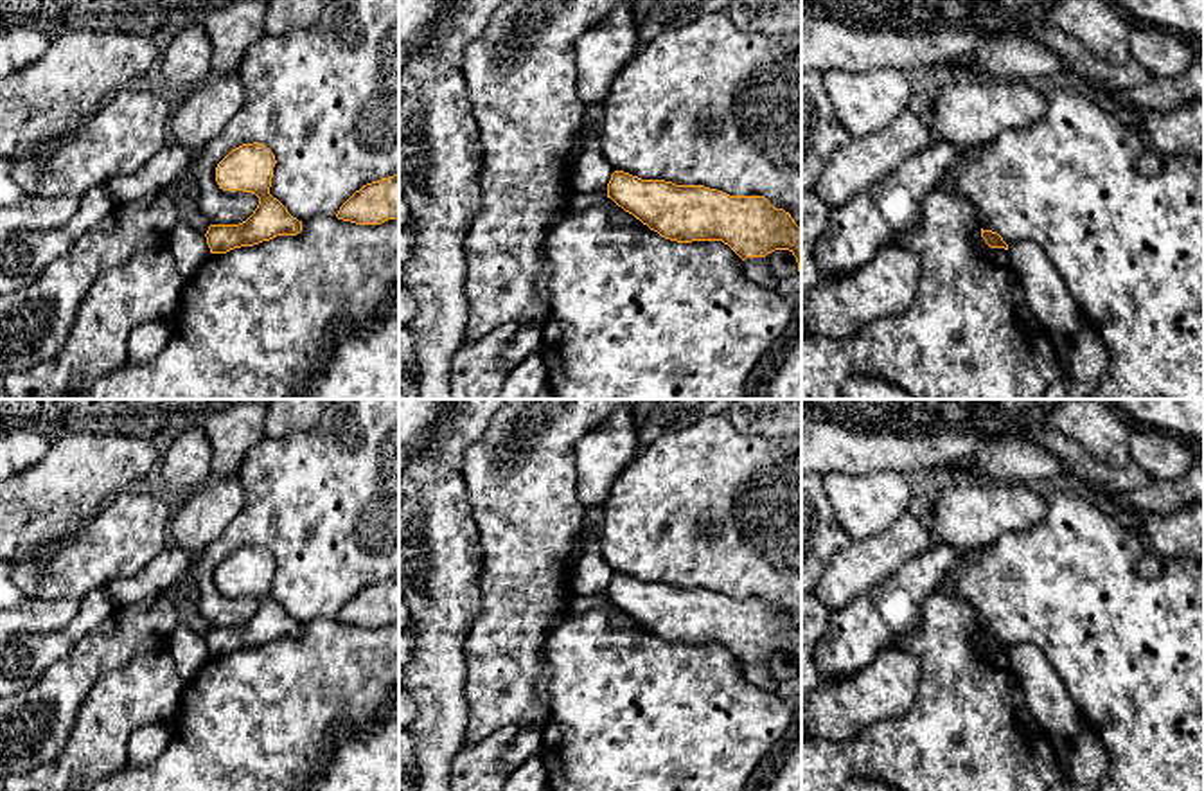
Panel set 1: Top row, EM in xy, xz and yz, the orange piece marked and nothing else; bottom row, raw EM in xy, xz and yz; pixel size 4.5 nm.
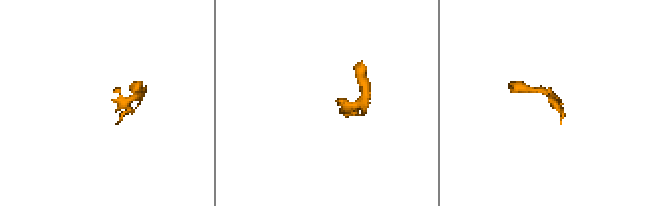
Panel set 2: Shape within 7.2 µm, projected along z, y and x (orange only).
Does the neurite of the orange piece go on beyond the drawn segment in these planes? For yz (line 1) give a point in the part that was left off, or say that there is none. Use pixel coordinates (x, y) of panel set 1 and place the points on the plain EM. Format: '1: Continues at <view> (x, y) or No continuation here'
1: No continuation here

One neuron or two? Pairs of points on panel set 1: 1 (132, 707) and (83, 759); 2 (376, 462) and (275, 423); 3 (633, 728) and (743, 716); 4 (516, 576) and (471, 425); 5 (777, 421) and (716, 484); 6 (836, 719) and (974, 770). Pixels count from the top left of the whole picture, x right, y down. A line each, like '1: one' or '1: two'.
1: one
2: two
3: one
4: two
5: two
6: two

